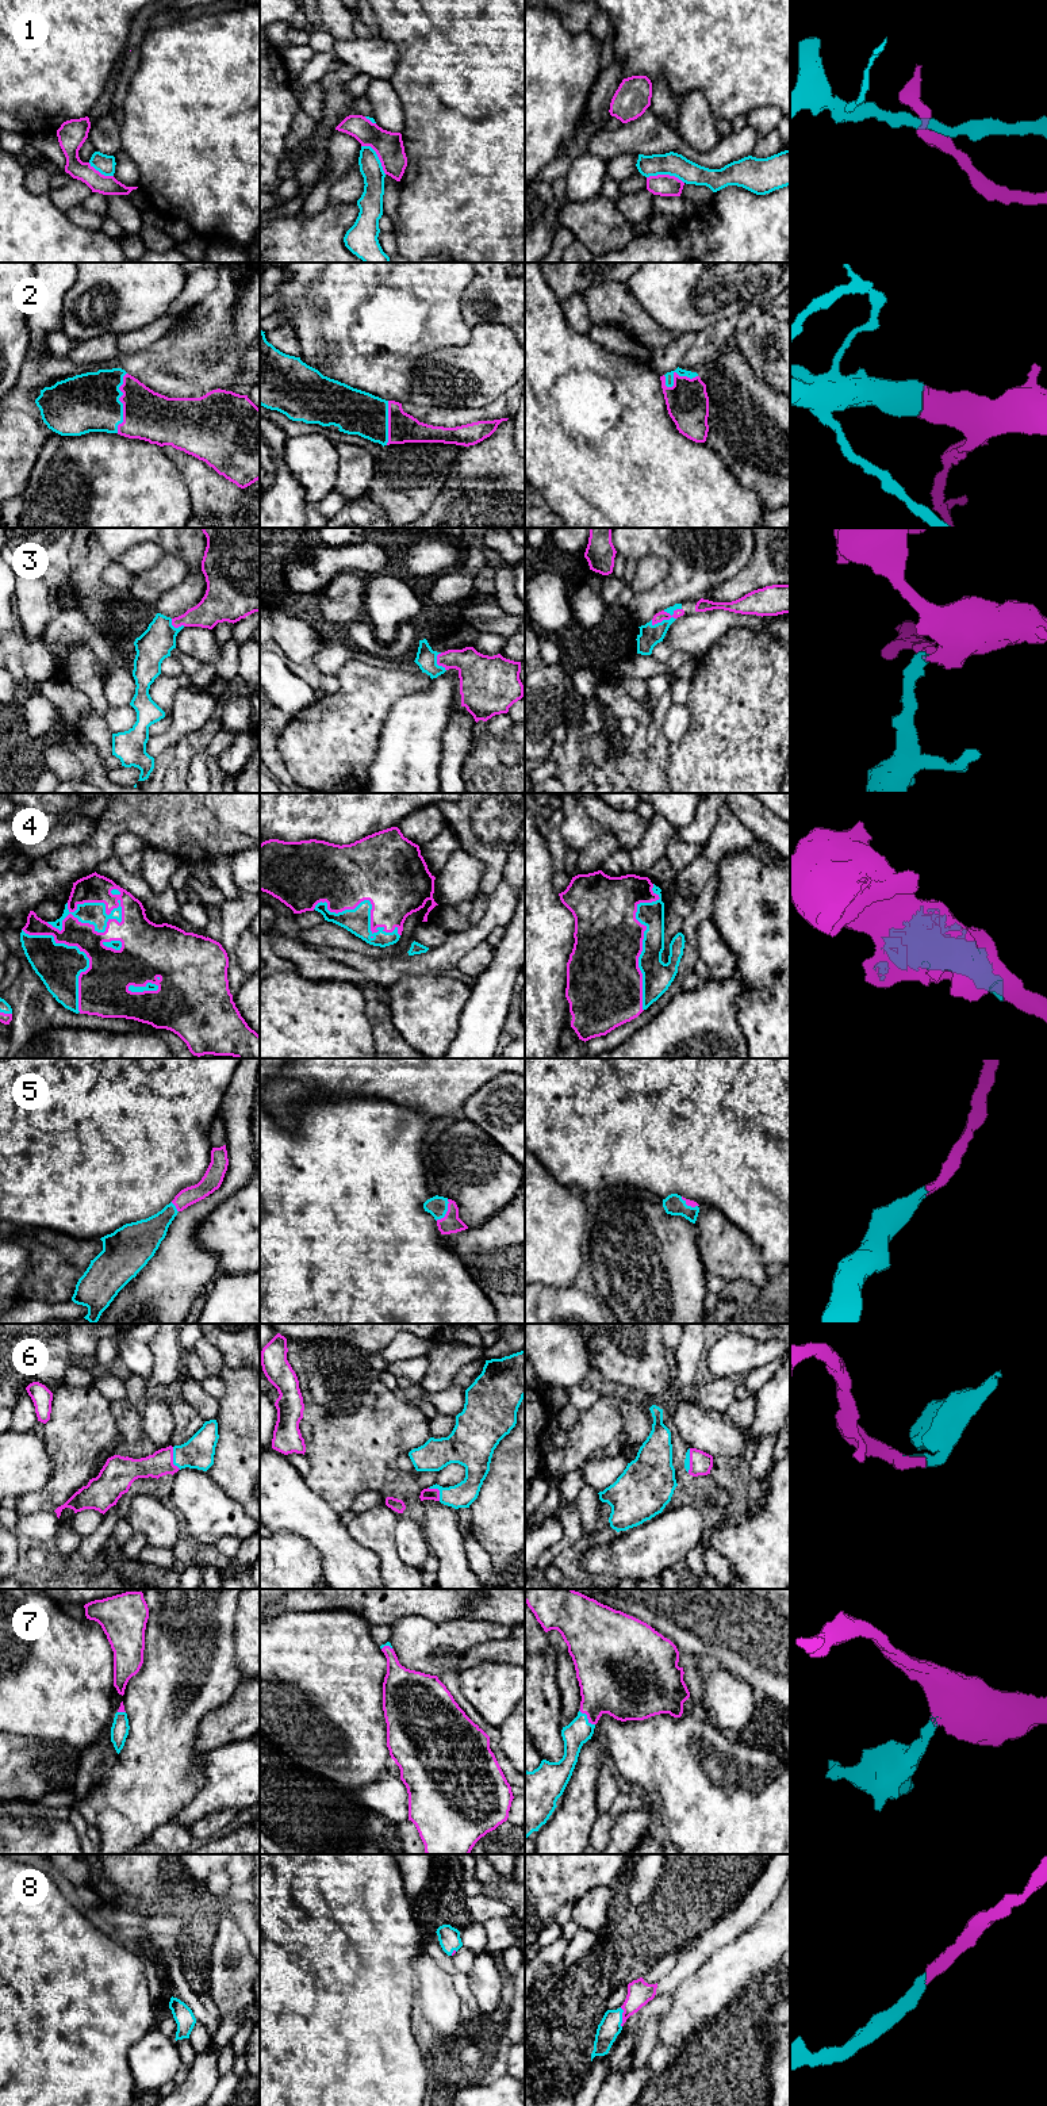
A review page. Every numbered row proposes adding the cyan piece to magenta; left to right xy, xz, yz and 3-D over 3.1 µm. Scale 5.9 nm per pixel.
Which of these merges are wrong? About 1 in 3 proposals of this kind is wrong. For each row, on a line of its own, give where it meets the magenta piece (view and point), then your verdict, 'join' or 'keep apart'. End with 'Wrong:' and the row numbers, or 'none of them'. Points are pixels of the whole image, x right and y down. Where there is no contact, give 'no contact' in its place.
1: meets magenta in yz at (666, 175); keep apart
2: meets magenta in xy at (121, 401); join
3: meets magenta in yz at (666, 619); join
4: meets magenta in xy at (84, 902); join
5: meets magenta in xz at (447, 1212); join
6: meets magenta in xy at (172, 1459); join
7: meets magenta in yz at (587, 1718); join
8: meets magenta in yz at (622, 2017); join
Wrong: 1

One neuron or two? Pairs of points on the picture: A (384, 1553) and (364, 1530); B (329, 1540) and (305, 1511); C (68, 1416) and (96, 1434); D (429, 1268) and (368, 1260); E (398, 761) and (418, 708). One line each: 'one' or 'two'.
A: one
B: one
C: one
D: one
E: one

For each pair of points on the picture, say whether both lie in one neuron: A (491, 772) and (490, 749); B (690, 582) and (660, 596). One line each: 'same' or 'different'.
A: same
B: same

